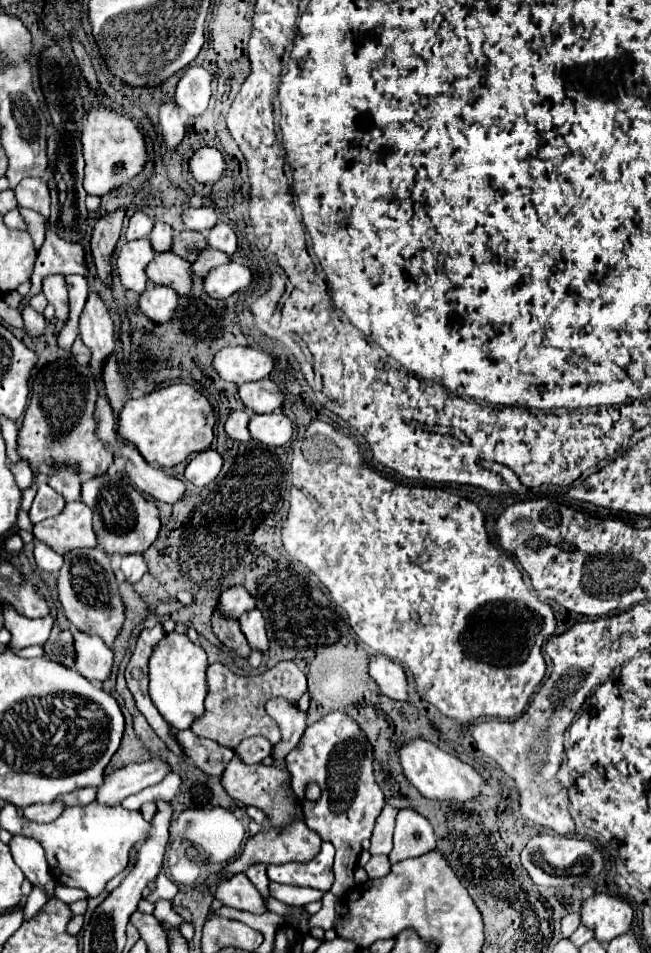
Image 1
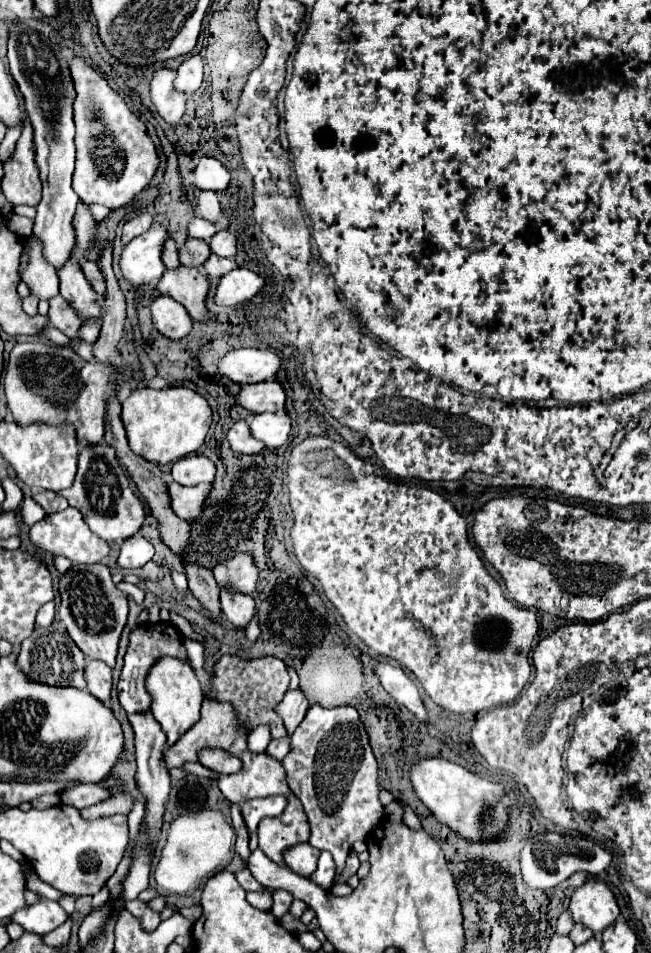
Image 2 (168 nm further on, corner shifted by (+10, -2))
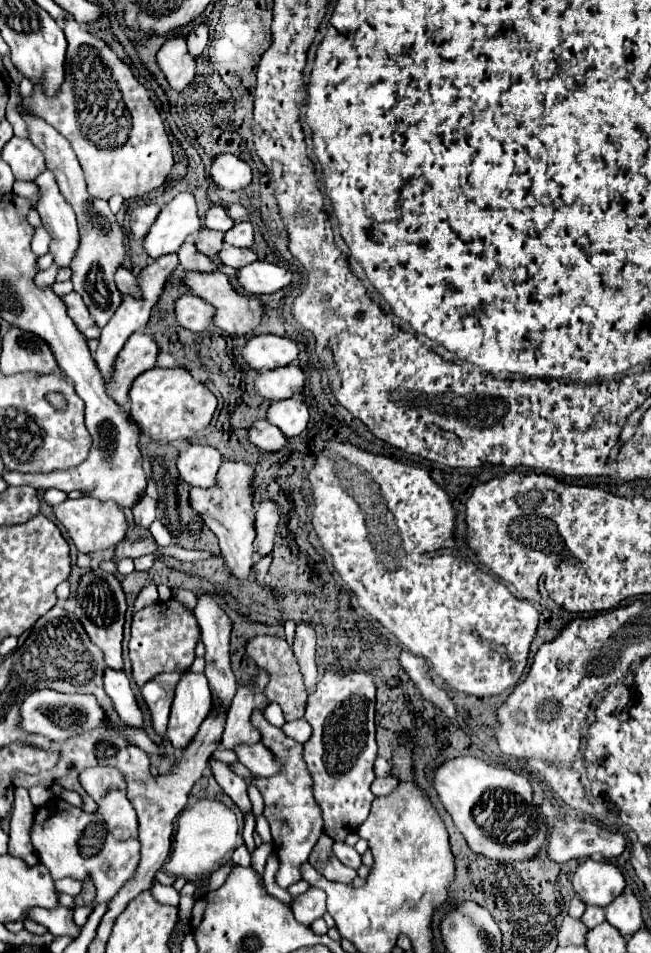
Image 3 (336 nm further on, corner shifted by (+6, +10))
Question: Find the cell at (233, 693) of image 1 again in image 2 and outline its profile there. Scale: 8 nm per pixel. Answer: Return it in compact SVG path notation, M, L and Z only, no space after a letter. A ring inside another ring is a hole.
M222 656L214 666L212 678L208 680L210 696L220 700L230 700L238 710L240 720L246 720L250 728L256 728L258 724L270 724L272 738L282 738L288 734L282 718L276 712L276 706L282 702L288 686L290 686L290 676L286 672L286 664L274 656L252 658L252 660L244 660L240 656Z

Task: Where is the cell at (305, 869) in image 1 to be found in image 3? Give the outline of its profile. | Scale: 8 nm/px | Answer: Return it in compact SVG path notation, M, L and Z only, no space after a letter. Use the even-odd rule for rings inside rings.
M336 842L334 848L332 848L332 852L334 852L334 856L336 856L342 864L346 864L346 866L350 866L350 868L358 868L358 866L362 864L360 854L358 854L352 846L348 846L348 844L344 844L344 842Z

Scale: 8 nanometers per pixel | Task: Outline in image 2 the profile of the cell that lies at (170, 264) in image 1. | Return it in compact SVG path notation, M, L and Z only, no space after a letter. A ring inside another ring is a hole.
M182 266L178 270L166 270L158 284L158 290L164 296L170 296L176 302L184 304L196 322L206 322L210 318L210 310L206 308L210 282L208 276L198 272L198 268Z

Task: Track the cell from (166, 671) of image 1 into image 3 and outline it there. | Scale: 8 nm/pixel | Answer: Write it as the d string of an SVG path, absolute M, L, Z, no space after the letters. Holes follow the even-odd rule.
M186 672L176 684L172 714L168 724L168 740L174 748L184 748L198 732L198 726L208 716L212 706L210 688L204 674Z

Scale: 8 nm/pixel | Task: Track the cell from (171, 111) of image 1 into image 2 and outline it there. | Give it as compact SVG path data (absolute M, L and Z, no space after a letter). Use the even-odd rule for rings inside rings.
M158 68L154 72L152 84L150 84L152 102L158 110L158 114L170 126L176 126L180 122L180 118L184 116L184 106L186 106L186 94L178 92L174 88L174 78L176 78L176 70Z

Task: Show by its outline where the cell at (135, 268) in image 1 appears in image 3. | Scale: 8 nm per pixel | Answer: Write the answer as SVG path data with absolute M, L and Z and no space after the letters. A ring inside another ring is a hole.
M182 192L162 206L156 222L150 226L144 238L142 248L150 260L156 260L158 256L176 252L184 238L198 230L200 218L194 196L190 192Z

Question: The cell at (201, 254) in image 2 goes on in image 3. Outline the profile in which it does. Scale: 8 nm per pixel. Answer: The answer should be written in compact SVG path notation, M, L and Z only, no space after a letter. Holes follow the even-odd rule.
M202 228L196 236L194 236L194 244L196 248L206 254L208 258L216 258L216 254L222 248L222 232L218 230L210 230L210 228Z

